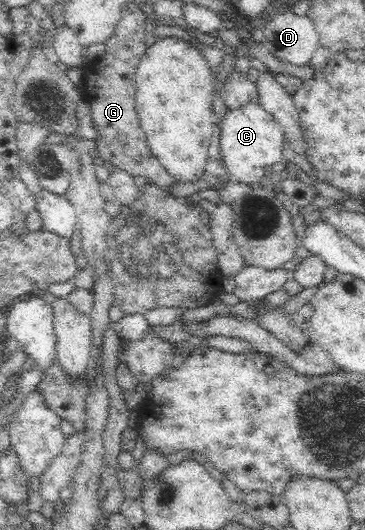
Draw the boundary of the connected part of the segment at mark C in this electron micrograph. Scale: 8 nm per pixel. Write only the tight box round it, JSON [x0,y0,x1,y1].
[220,104,283,186]

